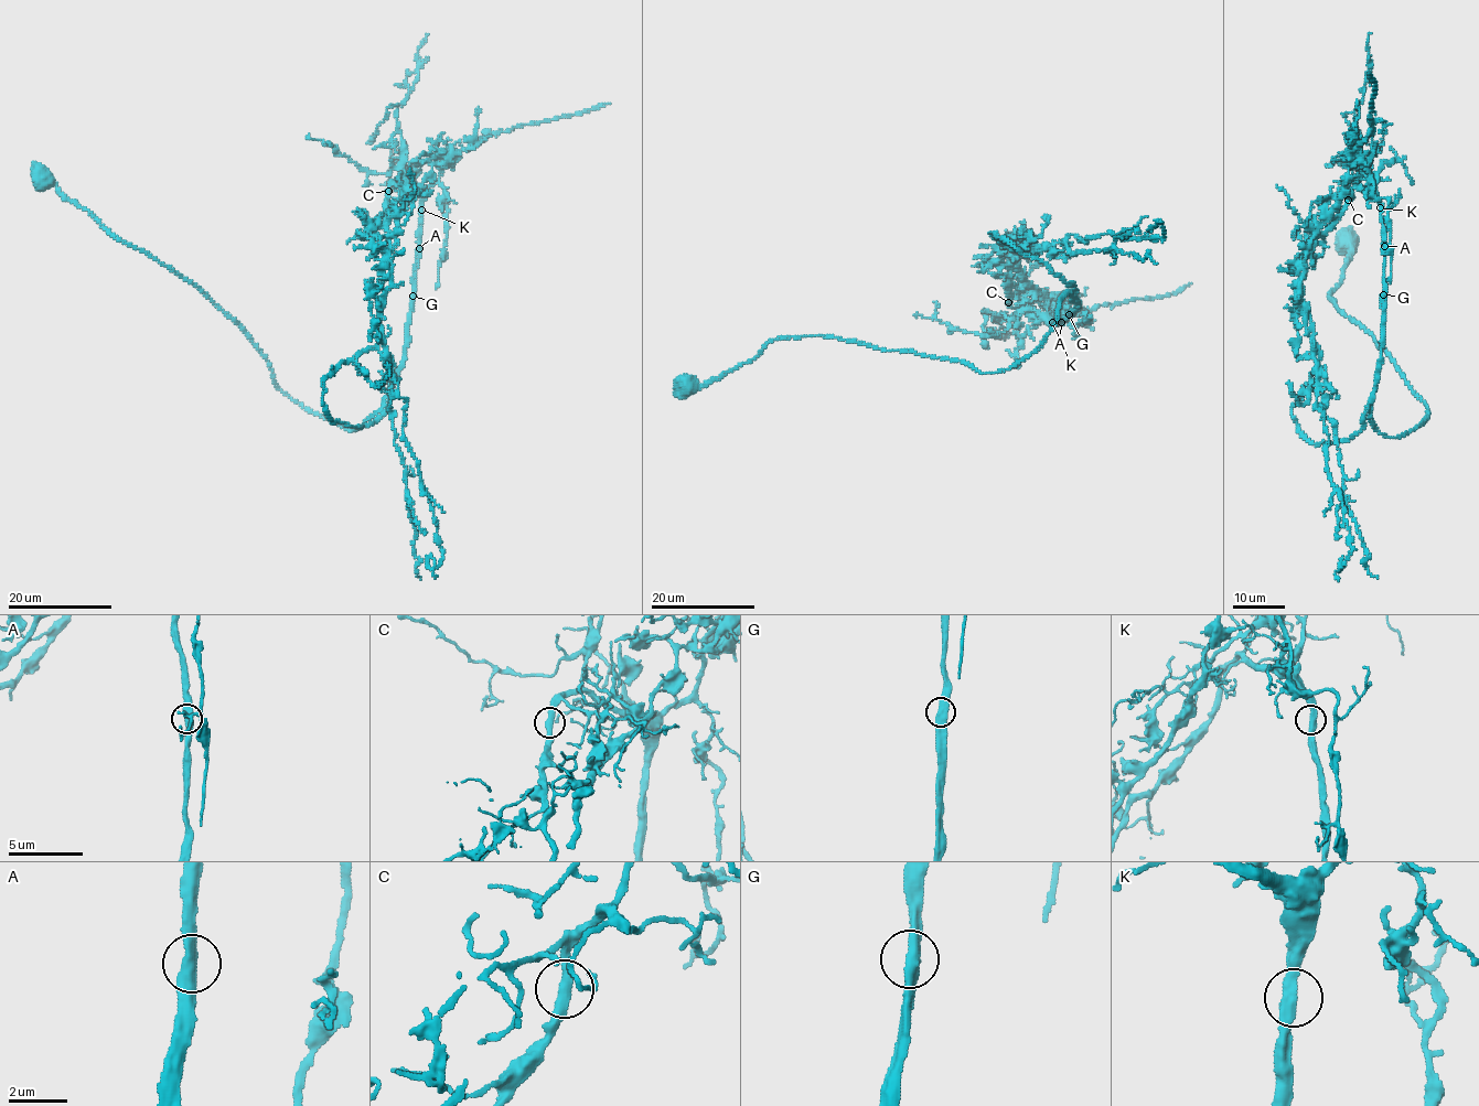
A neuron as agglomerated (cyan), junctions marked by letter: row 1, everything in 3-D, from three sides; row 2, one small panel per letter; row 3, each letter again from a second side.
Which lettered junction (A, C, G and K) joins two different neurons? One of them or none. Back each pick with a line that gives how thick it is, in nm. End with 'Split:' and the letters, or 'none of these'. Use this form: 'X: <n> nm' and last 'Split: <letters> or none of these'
Split: none of these

